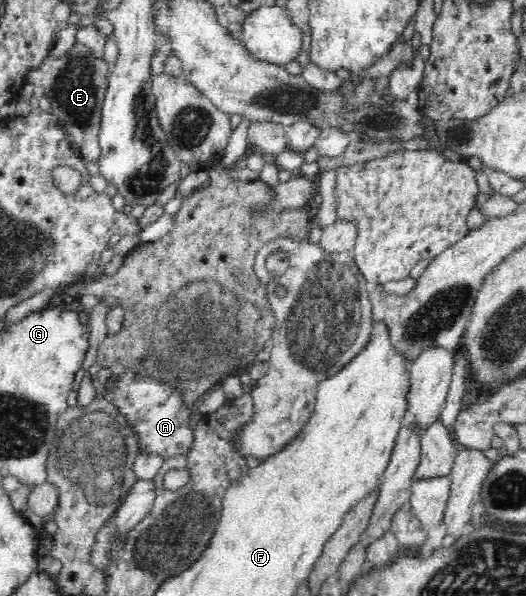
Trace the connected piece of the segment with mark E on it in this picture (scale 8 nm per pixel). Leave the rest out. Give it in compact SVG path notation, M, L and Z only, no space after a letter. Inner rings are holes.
M74 44L61 58L53 55L46 57L37 67L30 69L25 78L29 84L44 88L45 97L51 103L50 110L64 120L64 126L74 140L74 148L88 162L98 163L102 156L99 143L100 108L105 99L108 76L108 63L104 59L98 60L91 55L88 47Z

